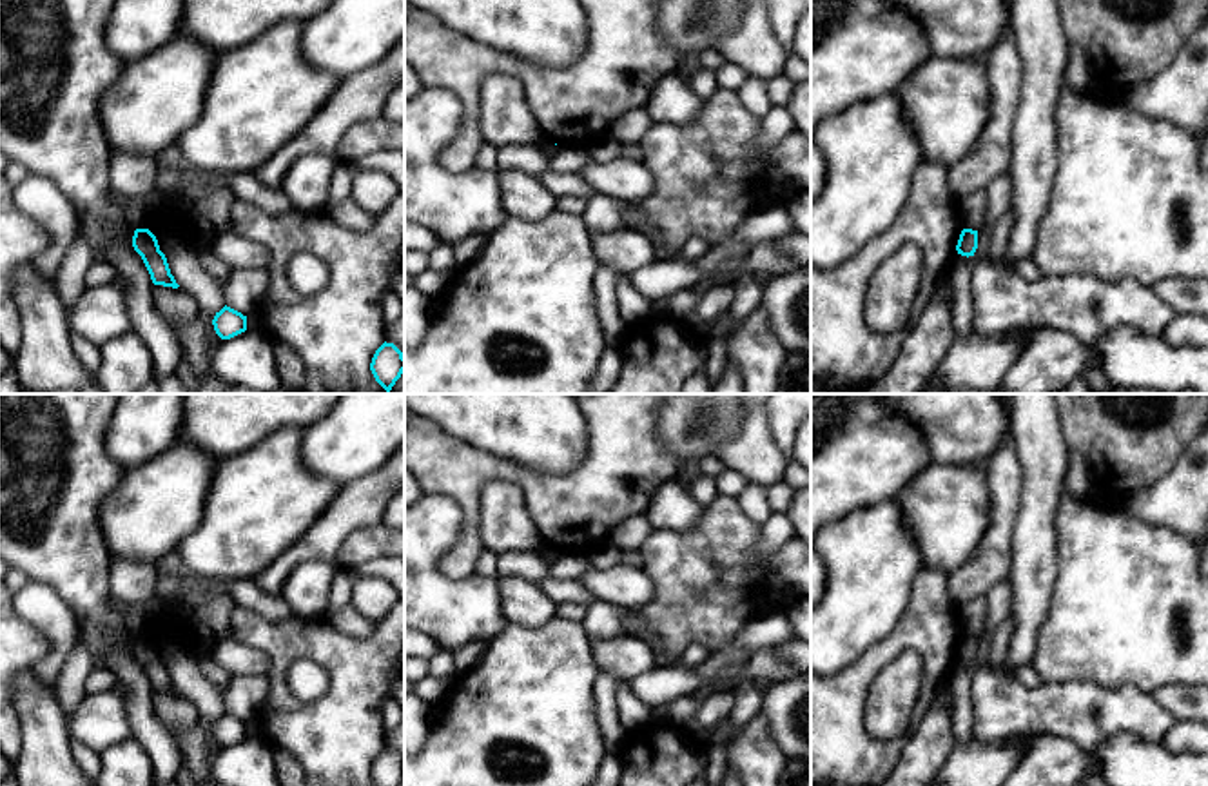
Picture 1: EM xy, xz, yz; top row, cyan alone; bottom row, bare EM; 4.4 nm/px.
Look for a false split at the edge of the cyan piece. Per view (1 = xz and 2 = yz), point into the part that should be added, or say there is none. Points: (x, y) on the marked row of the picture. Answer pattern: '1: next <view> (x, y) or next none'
1: next none
2: next none

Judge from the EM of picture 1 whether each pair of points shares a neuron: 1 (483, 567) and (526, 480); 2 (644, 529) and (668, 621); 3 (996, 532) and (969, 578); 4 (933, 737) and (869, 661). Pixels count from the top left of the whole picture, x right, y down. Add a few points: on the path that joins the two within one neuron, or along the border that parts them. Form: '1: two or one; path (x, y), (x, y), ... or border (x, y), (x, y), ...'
1: two; border (483, 549), (474, 572)
2: two; border (655, 530), (639, 550)
3: one; path (996, 543), (994, 552), (980, 567)
4: two; border (915, 650), (904, 650), (878, 674), (864, 712)

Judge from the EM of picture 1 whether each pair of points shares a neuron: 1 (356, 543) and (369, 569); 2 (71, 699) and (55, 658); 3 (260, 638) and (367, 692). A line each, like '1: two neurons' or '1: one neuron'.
1: two neurons
2: two neurons
3: one neuron

